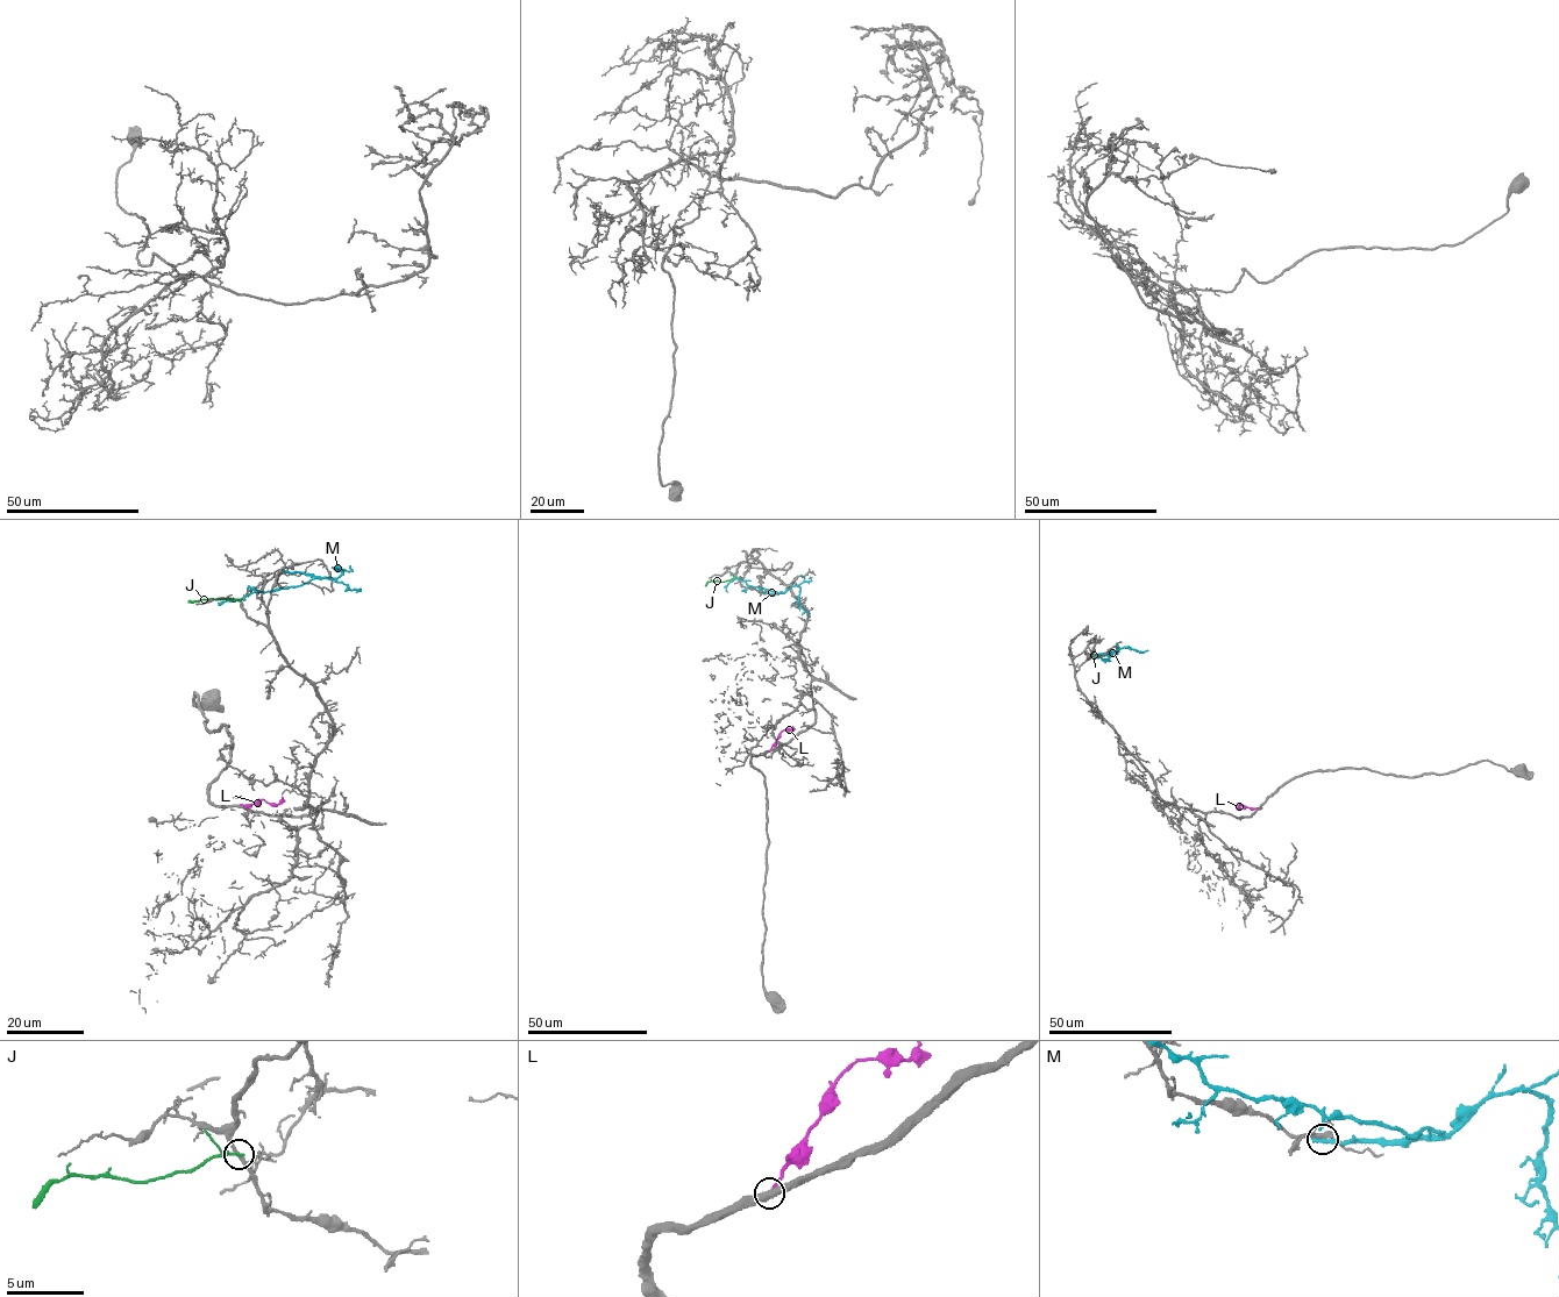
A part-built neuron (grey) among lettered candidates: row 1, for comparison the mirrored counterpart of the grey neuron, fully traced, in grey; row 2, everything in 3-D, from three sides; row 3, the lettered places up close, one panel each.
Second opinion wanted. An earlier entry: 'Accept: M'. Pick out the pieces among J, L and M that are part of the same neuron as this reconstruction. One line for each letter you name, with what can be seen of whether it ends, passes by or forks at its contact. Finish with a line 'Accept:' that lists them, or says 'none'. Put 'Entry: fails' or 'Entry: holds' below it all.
Accept: none
Entry: fails

